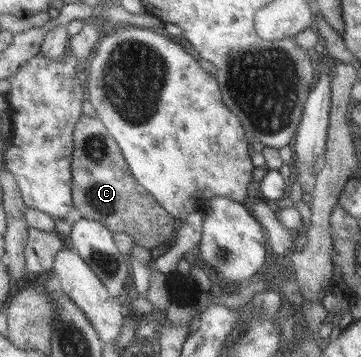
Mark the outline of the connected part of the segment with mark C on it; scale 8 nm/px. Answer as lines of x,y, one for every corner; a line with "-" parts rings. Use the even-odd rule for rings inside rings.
82,115
74,125
70,173
71,201
81,217
94,219
113,233
129,235
135,245
148,251
173,241
178,222
134,179
118,144
94,115

